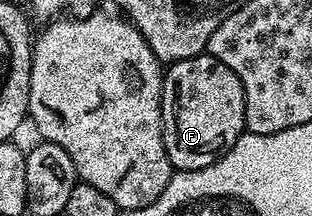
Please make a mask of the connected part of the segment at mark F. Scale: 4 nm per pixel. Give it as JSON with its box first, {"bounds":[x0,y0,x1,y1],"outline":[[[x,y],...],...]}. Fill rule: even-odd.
{"bounds":[162,54,246,172],"outline":[[[203,54],[173,61],[165,69],[162,78],[162,141],[171,169],[187,172],[212,166],[212,162],[216,162],[222,153],[233,146],[236,138],[242,135],[246,126],[245,105],[240,78],[236,78],[236,74],[216,57]]]}

